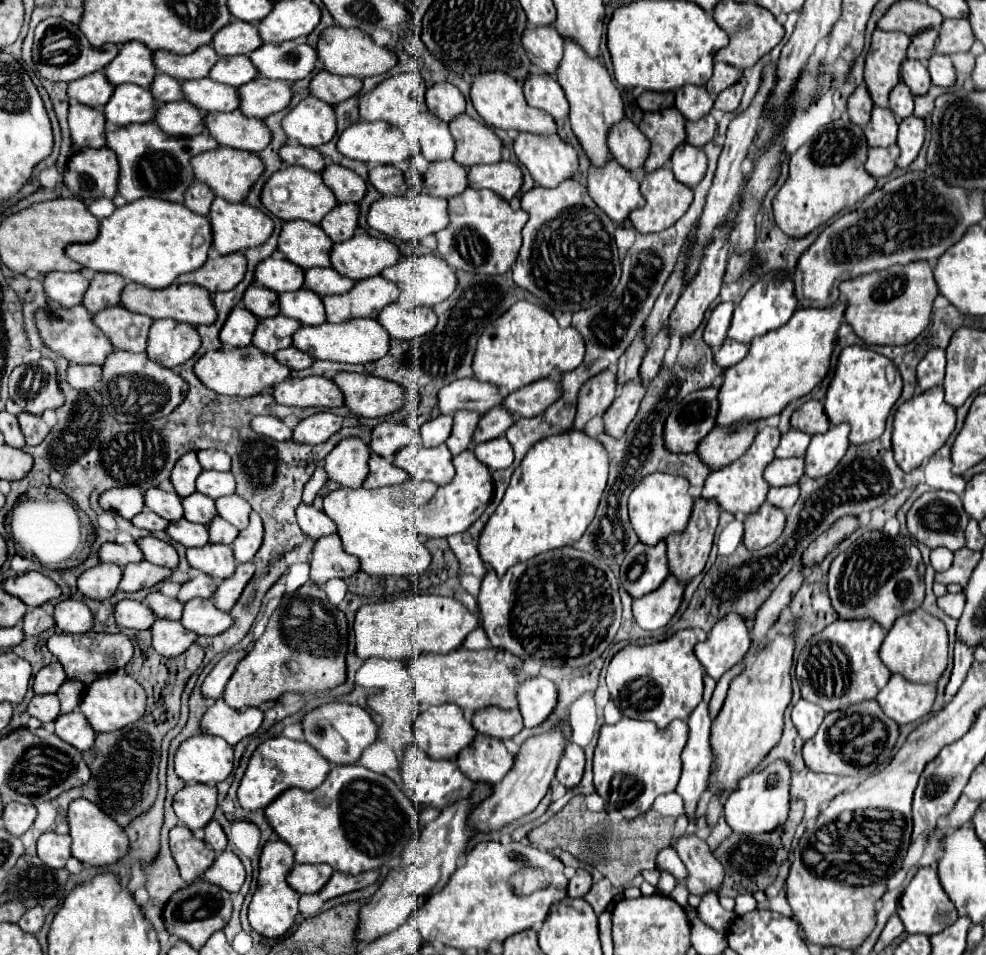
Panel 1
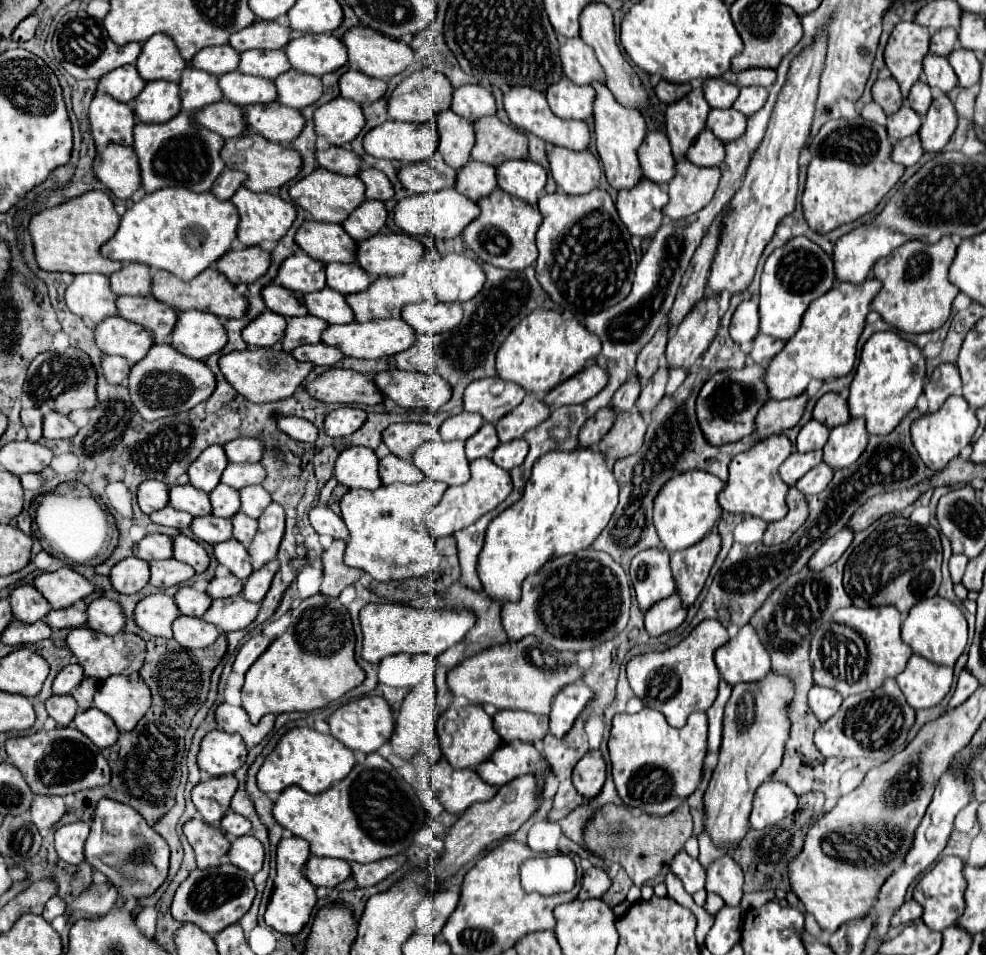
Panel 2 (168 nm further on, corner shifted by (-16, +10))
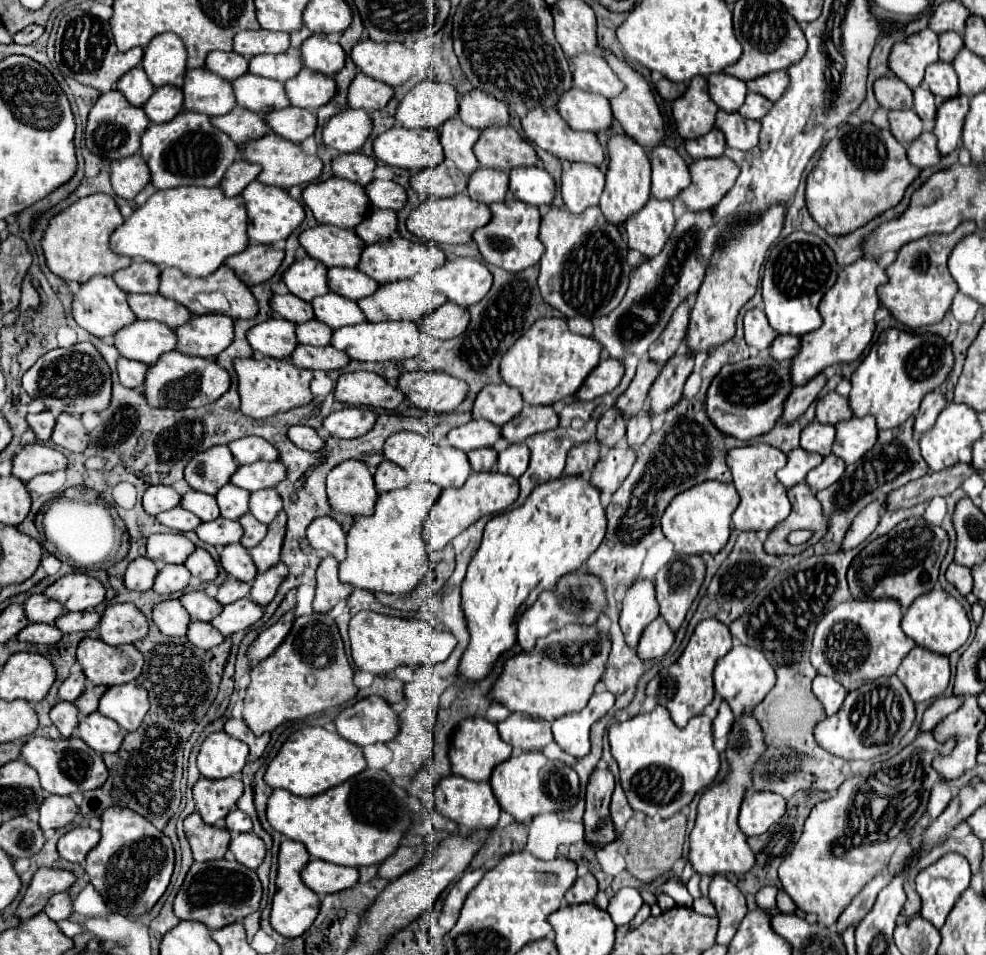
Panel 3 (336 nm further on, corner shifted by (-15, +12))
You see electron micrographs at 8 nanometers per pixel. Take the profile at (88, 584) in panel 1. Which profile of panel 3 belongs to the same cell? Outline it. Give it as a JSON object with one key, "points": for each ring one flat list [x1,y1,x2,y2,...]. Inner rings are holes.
{"points":[[137,558,129,562,123,576,123,584,127,590,137,590,137,592,149,590,153,586,155,572,159,572,159,566,155,562,151,562,149,558]]}

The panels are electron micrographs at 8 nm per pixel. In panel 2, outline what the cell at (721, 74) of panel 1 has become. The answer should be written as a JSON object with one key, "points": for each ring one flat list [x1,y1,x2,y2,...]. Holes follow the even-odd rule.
{"points":[[752,68,752,70,744,70,744,72,728,70,722,78,726,82,736,84,738,88,744,88,744,86,764,86,764,88,770,88,772,82,776,82,776,70,768,70,768,68]]}

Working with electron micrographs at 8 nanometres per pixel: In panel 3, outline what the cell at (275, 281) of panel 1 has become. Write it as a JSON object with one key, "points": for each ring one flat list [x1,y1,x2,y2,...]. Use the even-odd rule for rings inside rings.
{"points":[[305,256,303,260,295,260,285,272,283,282,287,284,289,292,311,302,311,298,321,296,329,290,327,286,327,266,315,258]]}

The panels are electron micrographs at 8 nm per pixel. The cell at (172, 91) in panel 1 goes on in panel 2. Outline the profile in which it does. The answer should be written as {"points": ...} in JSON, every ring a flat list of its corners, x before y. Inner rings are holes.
{"points":[[186,66,182,70,182,80,180,80,180,98,182,98,182,108,192,114,208,104,224,100,224,94,218,86,216,76,198,70,194,66]]}

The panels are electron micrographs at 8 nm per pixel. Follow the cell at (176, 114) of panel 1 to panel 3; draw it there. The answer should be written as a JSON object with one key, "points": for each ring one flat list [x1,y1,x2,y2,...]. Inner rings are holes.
{"points":[[235,106,231,112,223,116,213,116,211,124,223,130,235,144,243,144,249,138,257,138,269,132,269,126,261,118,261,114,241,106]]}

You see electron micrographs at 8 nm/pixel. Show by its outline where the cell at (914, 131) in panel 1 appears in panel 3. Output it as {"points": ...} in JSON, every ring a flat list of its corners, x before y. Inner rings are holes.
{"points":[[957,94,951,100,945,100,937,108,933,134,937,136,937,148,941,154,949,154,959,146,963,120,967,112,969,112,969,98,963,94]]}

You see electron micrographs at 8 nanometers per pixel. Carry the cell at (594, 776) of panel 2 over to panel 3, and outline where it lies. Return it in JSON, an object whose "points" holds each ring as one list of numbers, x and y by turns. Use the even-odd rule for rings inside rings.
{"points":[[595,768,591,772,587,792,585,792,583,824,585,824,587,842,595,850,603,848,605,844,611,844,617,838,609,818,609,802,611,802,613,788,615,788,615,780,609,770]]}

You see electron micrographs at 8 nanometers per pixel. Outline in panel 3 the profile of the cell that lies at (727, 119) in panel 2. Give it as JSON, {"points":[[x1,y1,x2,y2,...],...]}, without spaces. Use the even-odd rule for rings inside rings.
{"points":[[719,110,715,126,725,134,725,142,729,148,749,150,759,140,759,122,747,120,737,112]]}

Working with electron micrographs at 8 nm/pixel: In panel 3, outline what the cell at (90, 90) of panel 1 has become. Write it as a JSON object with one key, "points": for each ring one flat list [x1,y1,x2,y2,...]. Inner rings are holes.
{"points":[[137,66,137,68,131,68,127,74,123,74,123,76,119,78,117,90,123,92,123,96,125,96,133,106,143,106,155,88,153,88,153,84,147,80,147,74,143,72,143,68]]}

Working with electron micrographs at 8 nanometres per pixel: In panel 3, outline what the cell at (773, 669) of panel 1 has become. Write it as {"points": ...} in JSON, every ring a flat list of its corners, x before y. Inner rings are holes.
{"points":[[743,712,741,716,735,718,729,732,729,744,725,750,729,772,721,784,701,794,701,800,697,806,697,822,689,834,689,848,691,848,689,860,695,872,709,874,709,876,713,876,715,872,745,874,755,864,755,856,747,846,747,836,741,832,737,818,739,818,741,800,745,792,753,786,753,768,765,752,767,752,767,742,759,720,753,716,753,712]]}

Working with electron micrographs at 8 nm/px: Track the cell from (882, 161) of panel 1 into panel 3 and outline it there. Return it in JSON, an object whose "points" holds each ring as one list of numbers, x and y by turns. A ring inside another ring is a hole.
{"points":[[923,132,915,144,911,144,907,148,907,158,911,164,915,164,917,168,927,168,927,166,933,166,939,162,941,154,935,146,935,136,931,132]]}

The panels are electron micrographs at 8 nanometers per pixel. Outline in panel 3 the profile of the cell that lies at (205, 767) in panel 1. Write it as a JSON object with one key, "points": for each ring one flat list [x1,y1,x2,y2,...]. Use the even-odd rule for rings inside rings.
{"points":[[225,732,209,734,199,750,197,766,205,778,229,778,239,774,247,764,249,748]]}

